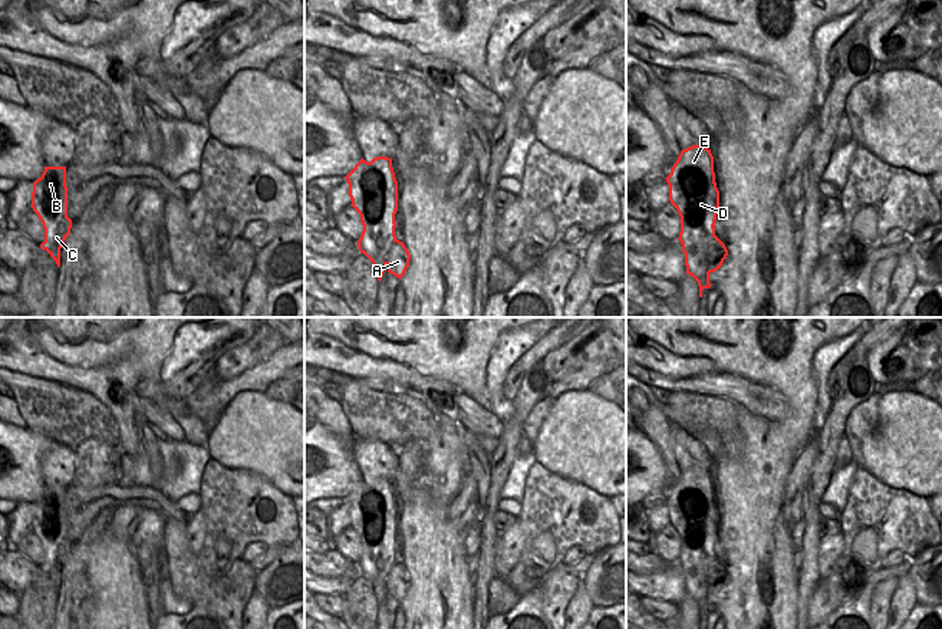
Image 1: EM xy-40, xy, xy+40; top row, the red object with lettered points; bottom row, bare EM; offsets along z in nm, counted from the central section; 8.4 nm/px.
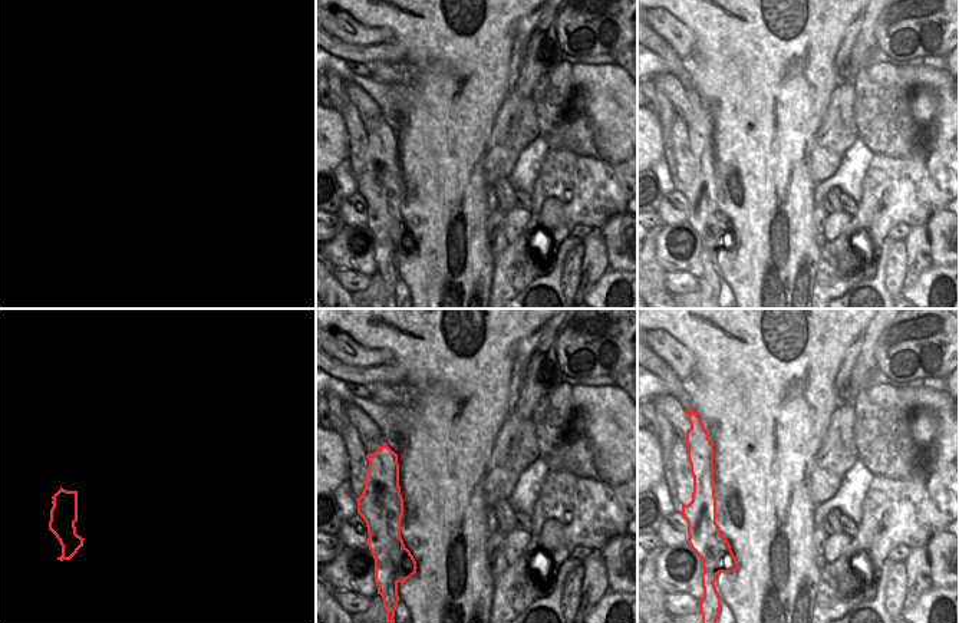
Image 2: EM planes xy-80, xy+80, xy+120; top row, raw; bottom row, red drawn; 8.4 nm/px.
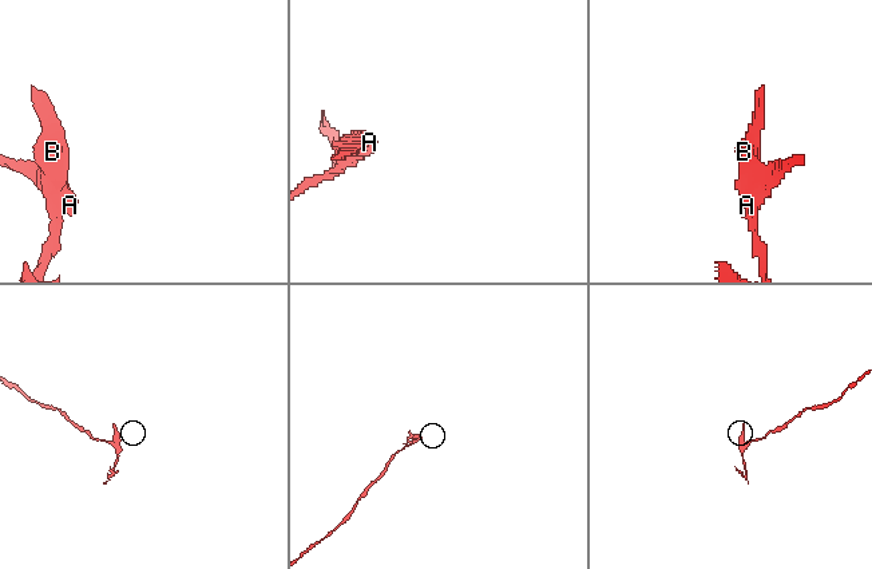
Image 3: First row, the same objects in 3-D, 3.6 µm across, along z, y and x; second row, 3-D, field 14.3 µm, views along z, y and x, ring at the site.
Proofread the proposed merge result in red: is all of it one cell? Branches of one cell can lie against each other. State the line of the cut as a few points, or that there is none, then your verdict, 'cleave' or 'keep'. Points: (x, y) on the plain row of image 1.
cut in xy+40 along (715, 557), (705, 566), (710, 593); cleave

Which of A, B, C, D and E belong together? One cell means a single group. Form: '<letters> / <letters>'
A / B C D E

